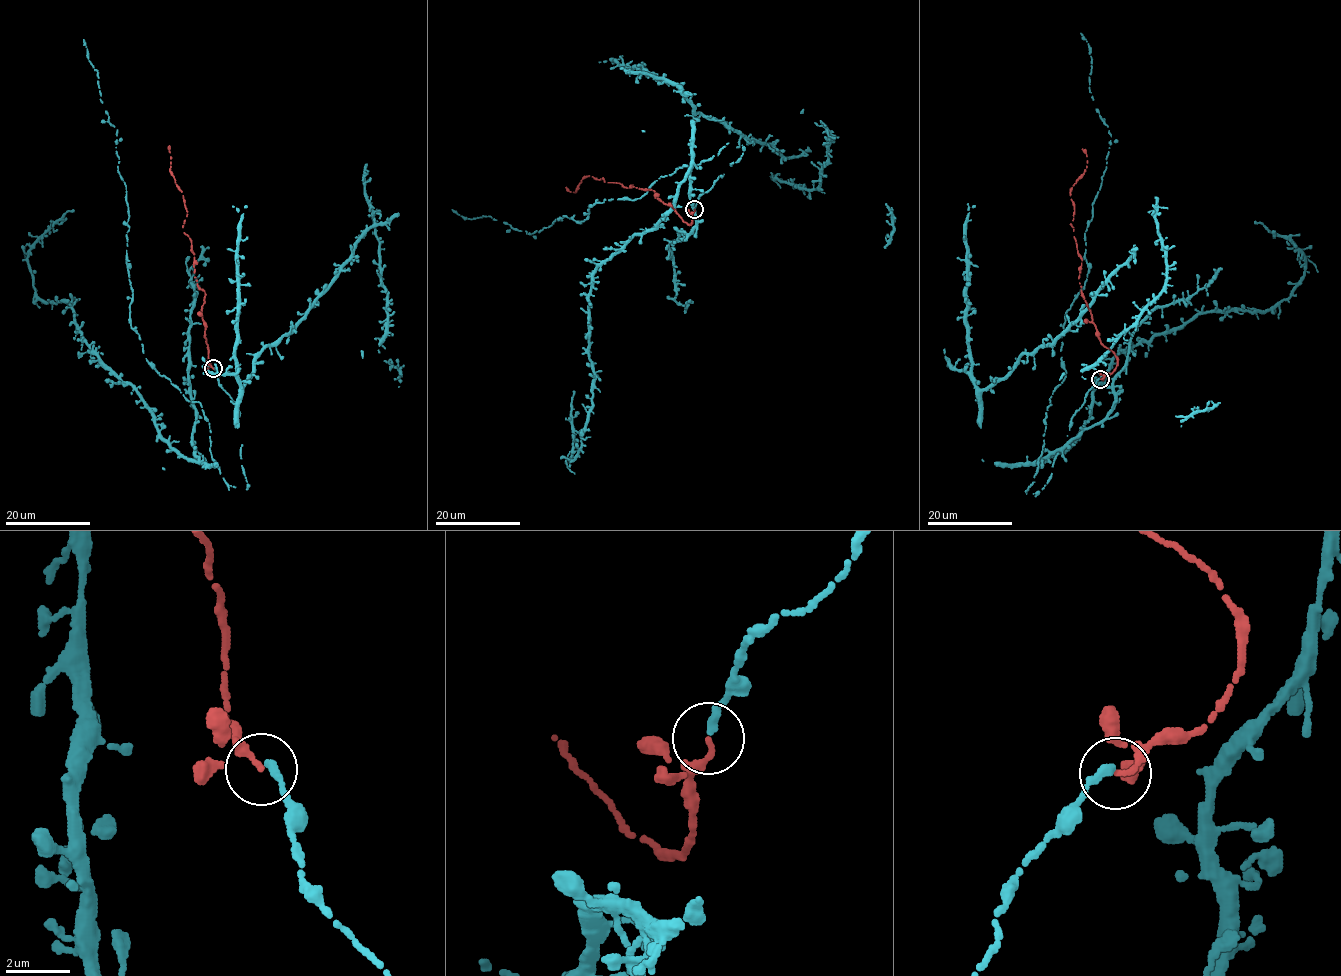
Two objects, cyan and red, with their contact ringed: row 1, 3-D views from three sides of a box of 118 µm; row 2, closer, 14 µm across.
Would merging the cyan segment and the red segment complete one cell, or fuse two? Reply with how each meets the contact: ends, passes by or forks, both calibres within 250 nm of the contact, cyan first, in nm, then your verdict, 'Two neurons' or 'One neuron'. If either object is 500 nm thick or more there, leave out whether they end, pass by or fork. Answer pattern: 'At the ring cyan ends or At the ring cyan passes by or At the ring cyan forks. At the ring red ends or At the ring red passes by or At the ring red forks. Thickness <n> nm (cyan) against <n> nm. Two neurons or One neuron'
At the ring cyan ends. At the ring red ends. Thickness 280 nm (cyan) against 150 nm. One neuron

